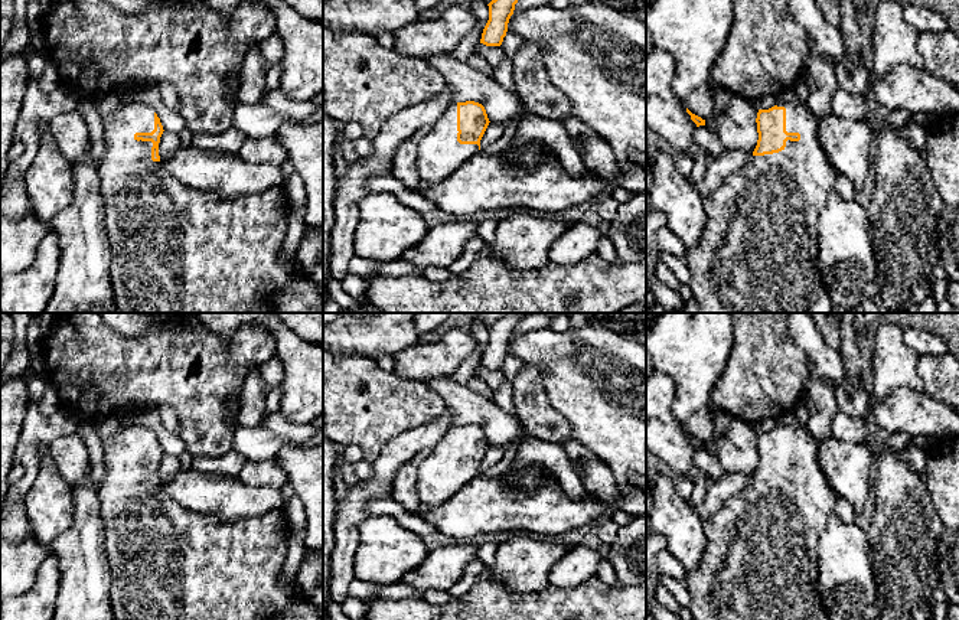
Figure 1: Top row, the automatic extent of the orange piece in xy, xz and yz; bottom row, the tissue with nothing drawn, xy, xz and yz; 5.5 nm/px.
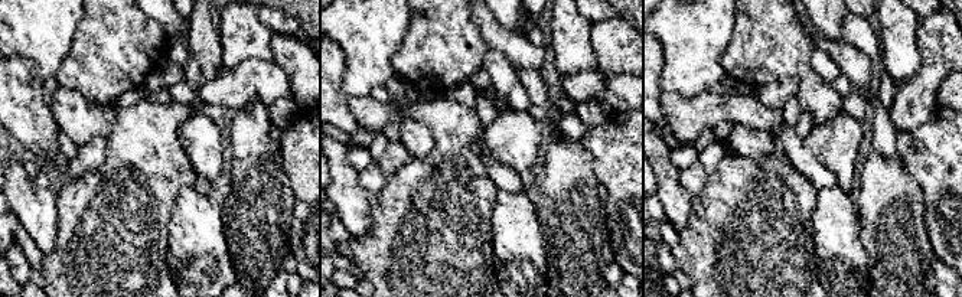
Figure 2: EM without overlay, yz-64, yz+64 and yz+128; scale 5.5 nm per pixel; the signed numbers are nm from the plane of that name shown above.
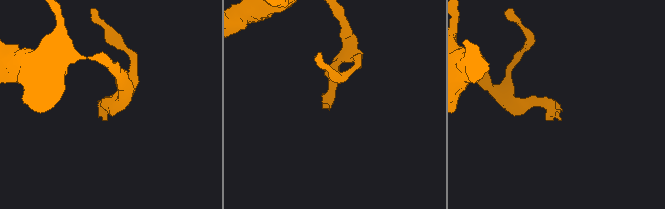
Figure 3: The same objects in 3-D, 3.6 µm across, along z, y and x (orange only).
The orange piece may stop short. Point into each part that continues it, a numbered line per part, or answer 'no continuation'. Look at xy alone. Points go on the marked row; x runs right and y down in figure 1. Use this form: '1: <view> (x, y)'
1: xy (175, 248)

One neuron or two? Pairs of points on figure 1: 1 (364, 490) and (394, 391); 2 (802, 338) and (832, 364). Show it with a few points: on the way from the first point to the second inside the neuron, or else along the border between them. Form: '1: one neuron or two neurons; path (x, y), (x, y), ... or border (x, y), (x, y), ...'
1: two neurons; border (394, 436), (372, 463)
2: one neuron; path (809, 343), (825, 359)

